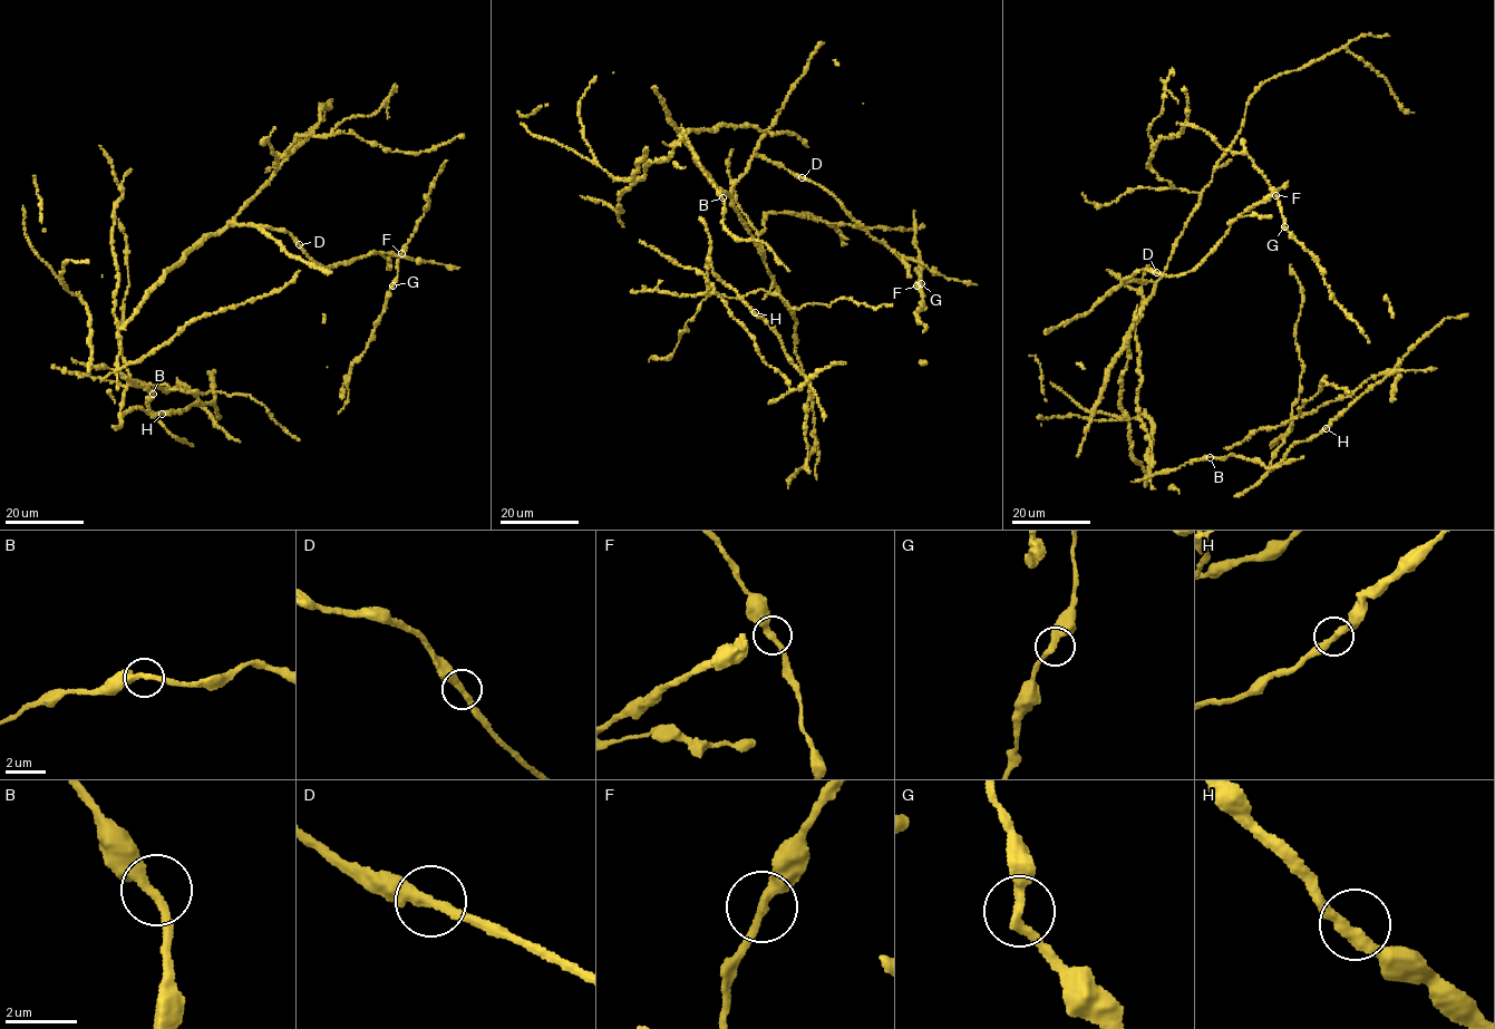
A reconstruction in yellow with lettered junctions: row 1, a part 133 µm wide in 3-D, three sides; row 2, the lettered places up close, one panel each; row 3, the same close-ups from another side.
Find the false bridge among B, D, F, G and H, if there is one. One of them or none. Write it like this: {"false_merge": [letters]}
{"false_merge": []}

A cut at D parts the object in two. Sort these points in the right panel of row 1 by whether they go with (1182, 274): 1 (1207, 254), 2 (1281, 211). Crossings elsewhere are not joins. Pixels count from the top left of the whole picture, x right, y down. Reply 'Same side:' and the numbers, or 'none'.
Same side: 1

